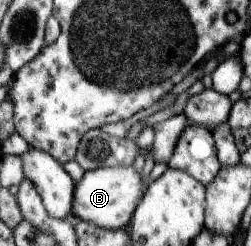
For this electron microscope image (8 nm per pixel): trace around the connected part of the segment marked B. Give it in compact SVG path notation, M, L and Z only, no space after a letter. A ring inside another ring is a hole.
M131 166L104 167L86 171L79 181L74 183L72 214L106 230L126 229L133 210L142 196L139 191L140 185L139 171Z

